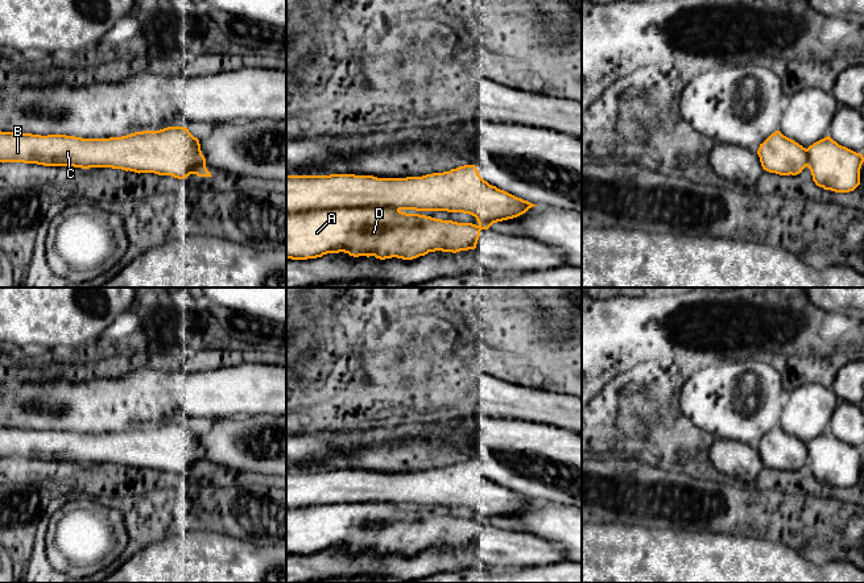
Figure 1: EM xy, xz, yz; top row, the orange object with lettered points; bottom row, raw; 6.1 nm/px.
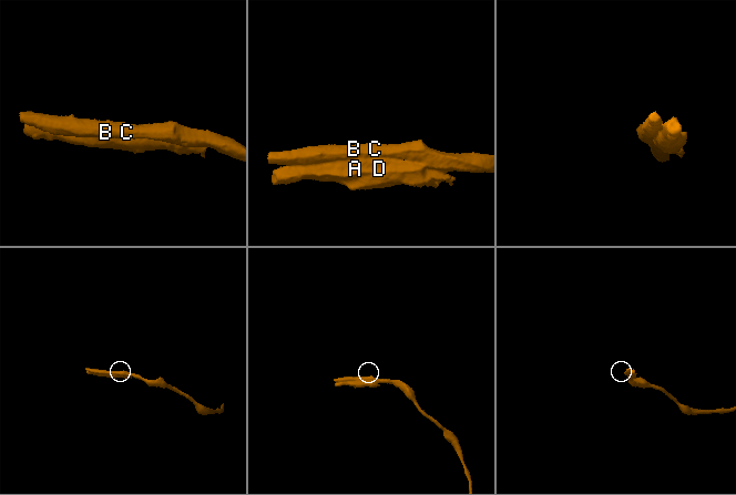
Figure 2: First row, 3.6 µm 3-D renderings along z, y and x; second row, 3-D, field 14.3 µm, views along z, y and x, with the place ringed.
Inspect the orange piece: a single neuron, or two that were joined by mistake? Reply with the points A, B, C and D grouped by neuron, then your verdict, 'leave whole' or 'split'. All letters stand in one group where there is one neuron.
groups A D / B C; split

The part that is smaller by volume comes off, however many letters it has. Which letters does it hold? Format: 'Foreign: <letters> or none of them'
Foreign: B, C

